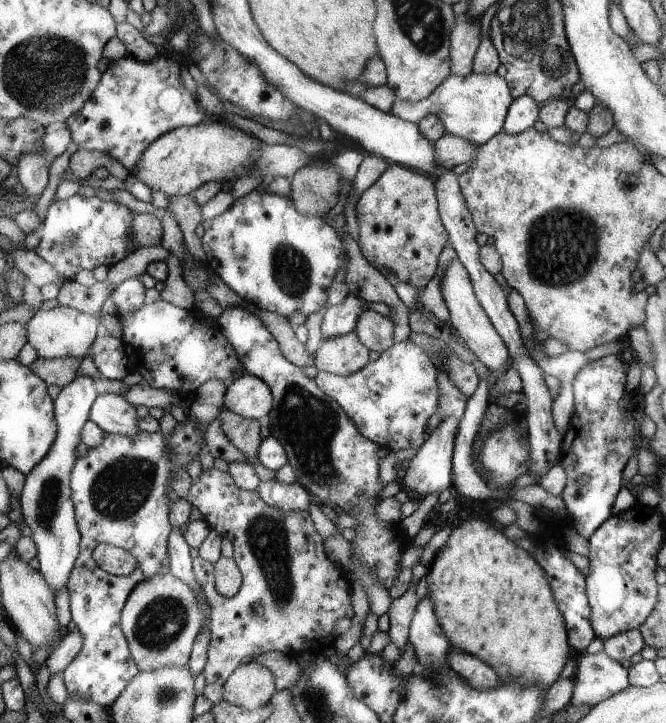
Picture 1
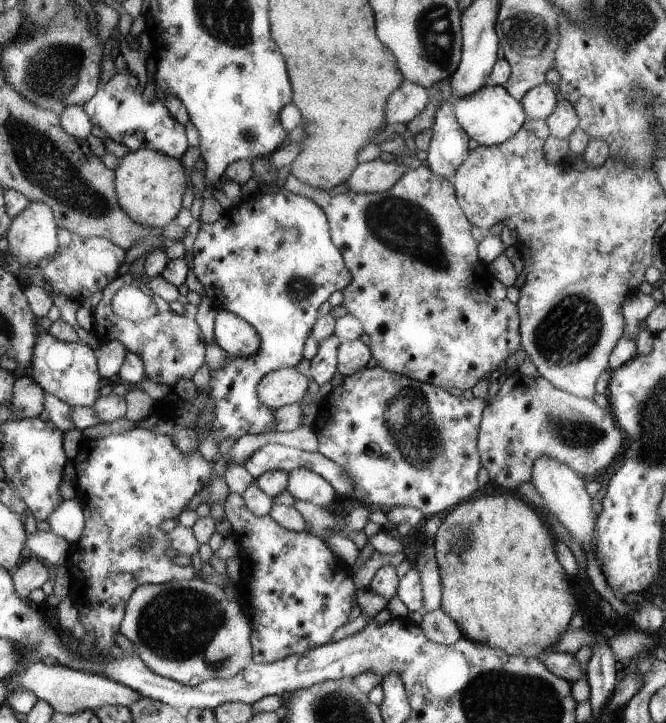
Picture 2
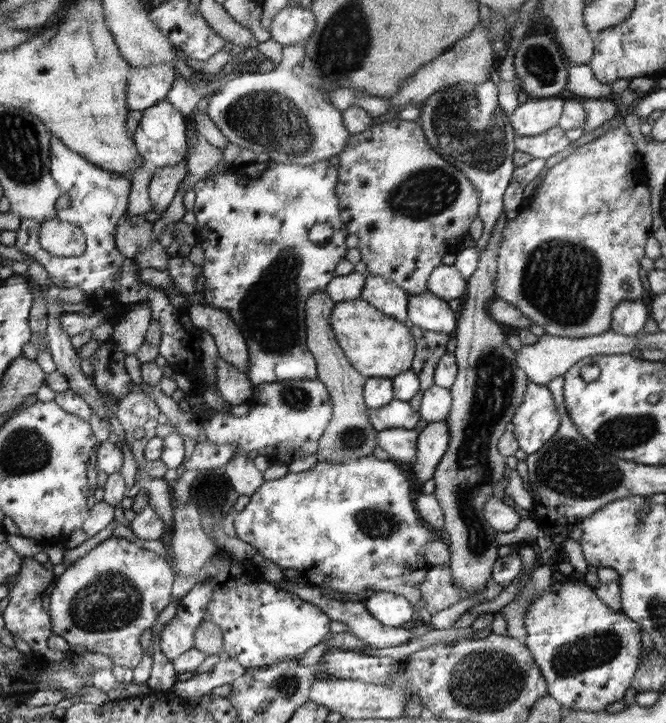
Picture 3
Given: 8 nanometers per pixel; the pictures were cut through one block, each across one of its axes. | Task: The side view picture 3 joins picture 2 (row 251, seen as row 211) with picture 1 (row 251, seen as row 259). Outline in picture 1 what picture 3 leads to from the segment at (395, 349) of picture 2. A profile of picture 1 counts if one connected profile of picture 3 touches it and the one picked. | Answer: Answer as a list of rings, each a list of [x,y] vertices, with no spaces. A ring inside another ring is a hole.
[[[390,164],[376,183],[361,194],[356,206],[356,217],[360,226],[358,245],[370,264],[389,270],[396,274],[400,281],[414,288],[424,288],[434,278],[438,268],[438,256],[446,243],[450,242],[450,235],[439,213],[438,188],[431,175],[409,167]]]

